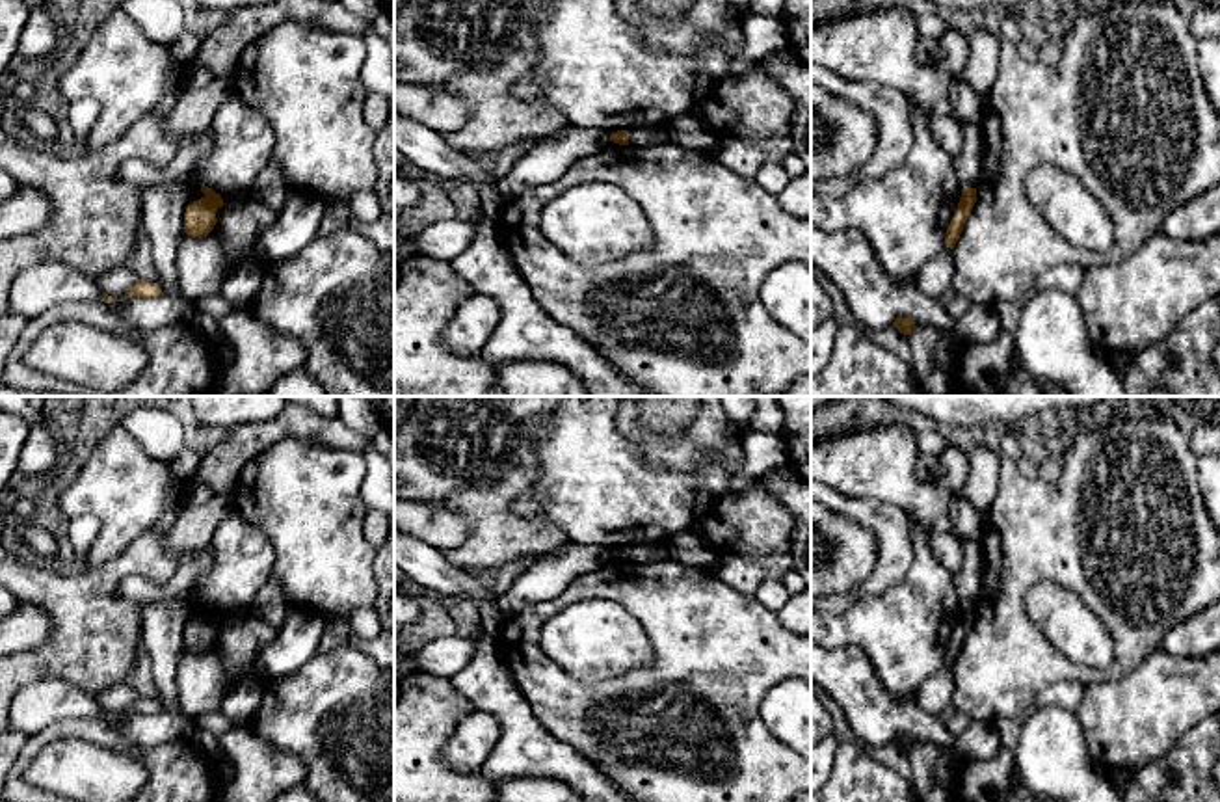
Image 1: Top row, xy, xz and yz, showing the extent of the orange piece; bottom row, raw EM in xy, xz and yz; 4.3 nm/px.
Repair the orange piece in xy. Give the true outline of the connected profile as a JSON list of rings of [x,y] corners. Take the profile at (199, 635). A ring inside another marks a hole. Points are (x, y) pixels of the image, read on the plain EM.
[[[240,514],[218,525],[208,549],[212,564],[192,592],[201,599],[205,612],[190,620],[184,629],[184,649],[193,655],[206,653],[214,646],[216,629],[223,622],[249,612],[275,562],[270,541]]]

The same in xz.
[[[643,541],[638,545],[612,549],[610,558],[619,562],[651,564],[670,558],[670,555],[664,541]]]

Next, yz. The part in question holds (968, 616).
[[[982,538],[960,540],[963,551],[963,564],[958,573],[952,575],[954,588],[961,605],[961,614],[948,640],[945,661],[954,666],[967,633],[976,620],[976,599],[982,588],[982,577],[986,568]]]

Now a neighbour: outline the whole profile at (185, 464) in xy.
[[[182,448],[182,450],[169,461],[173,478],[175,478],[179,484],[190,482],[190,480],[195,476],[195,473],[197,473],[199,461],[201,461],[201,456],[199,456],[195,450],[192,450],[192,448]]]

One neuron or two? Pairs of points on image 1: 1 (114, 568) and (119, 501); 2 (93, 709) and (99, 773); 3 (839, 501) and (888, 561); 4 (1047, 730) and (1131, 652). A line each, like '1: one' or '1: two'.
1: two
2: two
3: one
4: two

